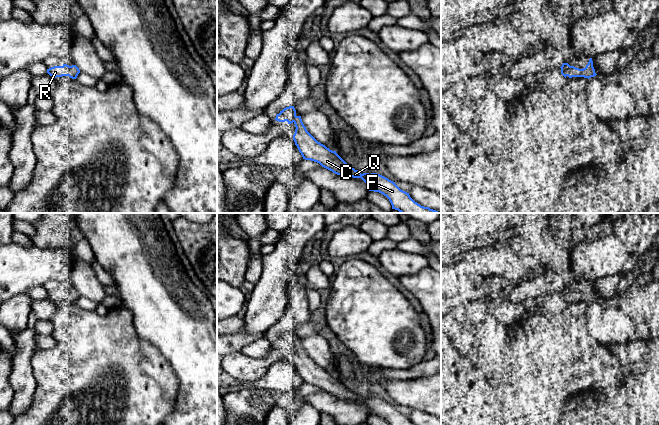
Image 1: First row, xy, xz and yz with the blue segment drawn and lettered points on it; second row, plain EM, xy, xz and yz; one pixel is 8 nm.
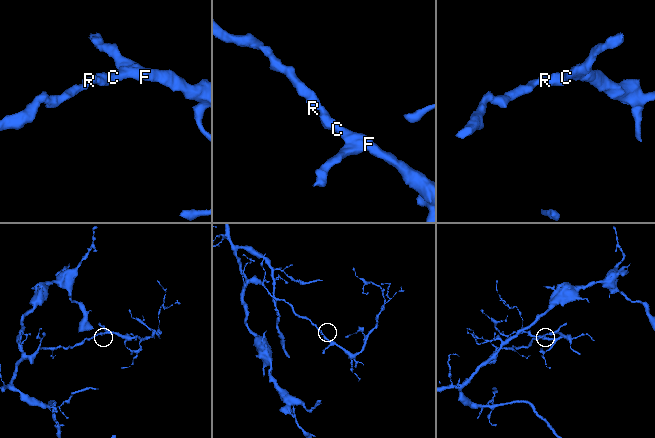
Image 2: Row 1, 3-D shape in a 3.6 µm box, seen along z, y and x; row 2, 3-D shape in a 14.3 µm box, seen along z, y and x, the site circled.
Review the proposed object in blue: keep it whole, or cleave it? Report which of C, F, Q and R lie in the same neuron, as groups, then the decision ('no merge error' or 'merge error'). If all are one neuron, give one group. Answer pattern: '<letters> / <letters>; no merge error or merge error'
C F Q R; no merge error

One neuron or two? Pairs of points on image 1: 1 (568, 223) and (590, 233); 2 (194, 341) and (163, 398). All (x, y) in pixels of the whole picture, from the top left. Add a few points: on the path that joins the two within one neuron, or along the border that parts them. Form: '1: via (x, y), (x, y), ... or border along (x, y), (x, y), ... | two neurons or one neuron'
1: via (573, 228), (576, 231), (585, 232) | one neuron
2: border along (162, 355), (178, 380), (175, 399) | two neurons

